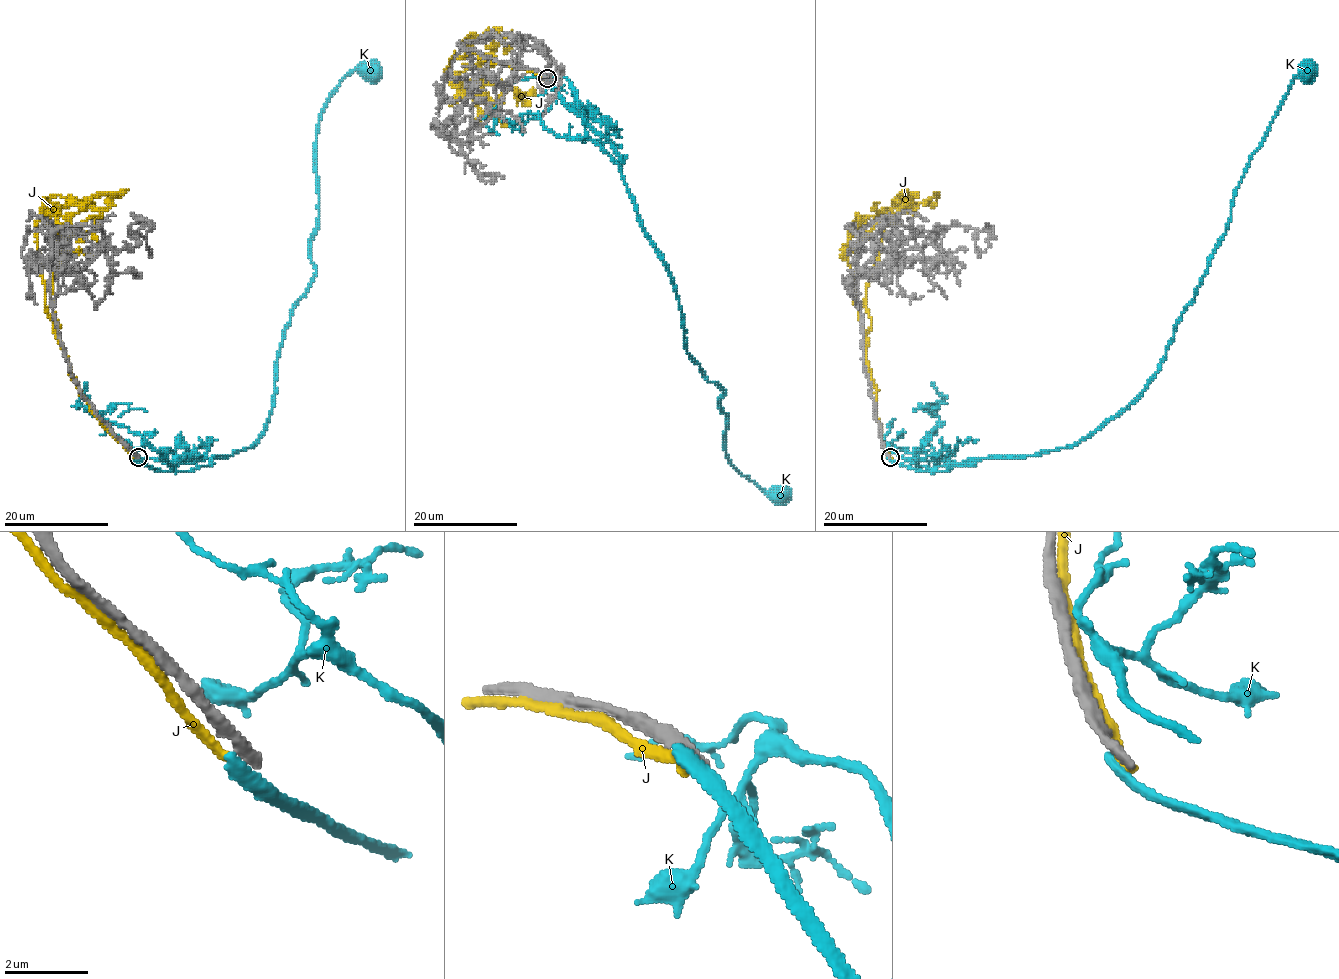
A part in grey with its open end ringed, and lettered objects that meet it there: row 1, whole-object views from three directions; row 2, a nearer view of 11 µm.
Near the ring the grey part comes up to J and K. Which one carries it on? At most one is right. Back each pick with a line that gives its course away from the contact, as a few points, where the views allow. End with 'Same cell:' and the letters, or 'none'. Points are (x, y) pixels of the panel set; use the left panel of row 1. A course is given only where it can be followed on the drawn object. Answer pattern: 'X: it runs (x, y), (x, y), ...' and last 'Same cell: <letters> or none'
Same cell: none

